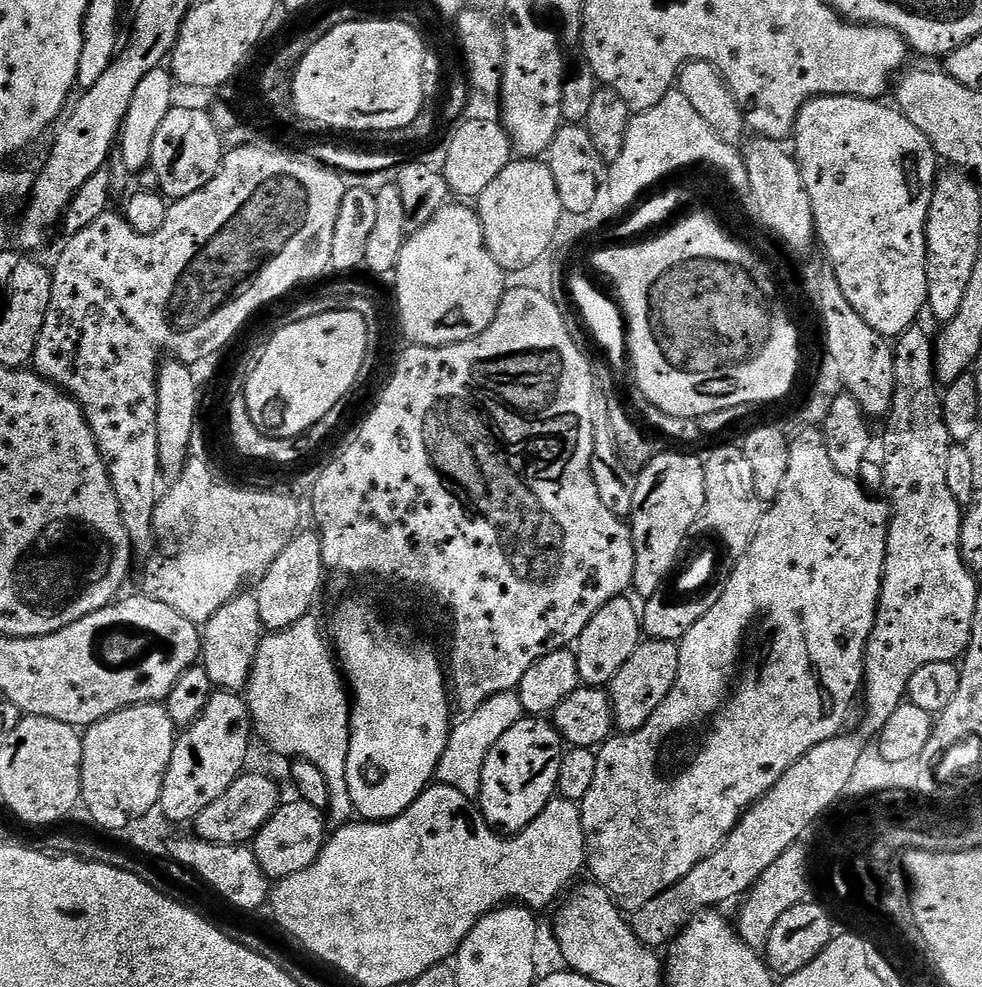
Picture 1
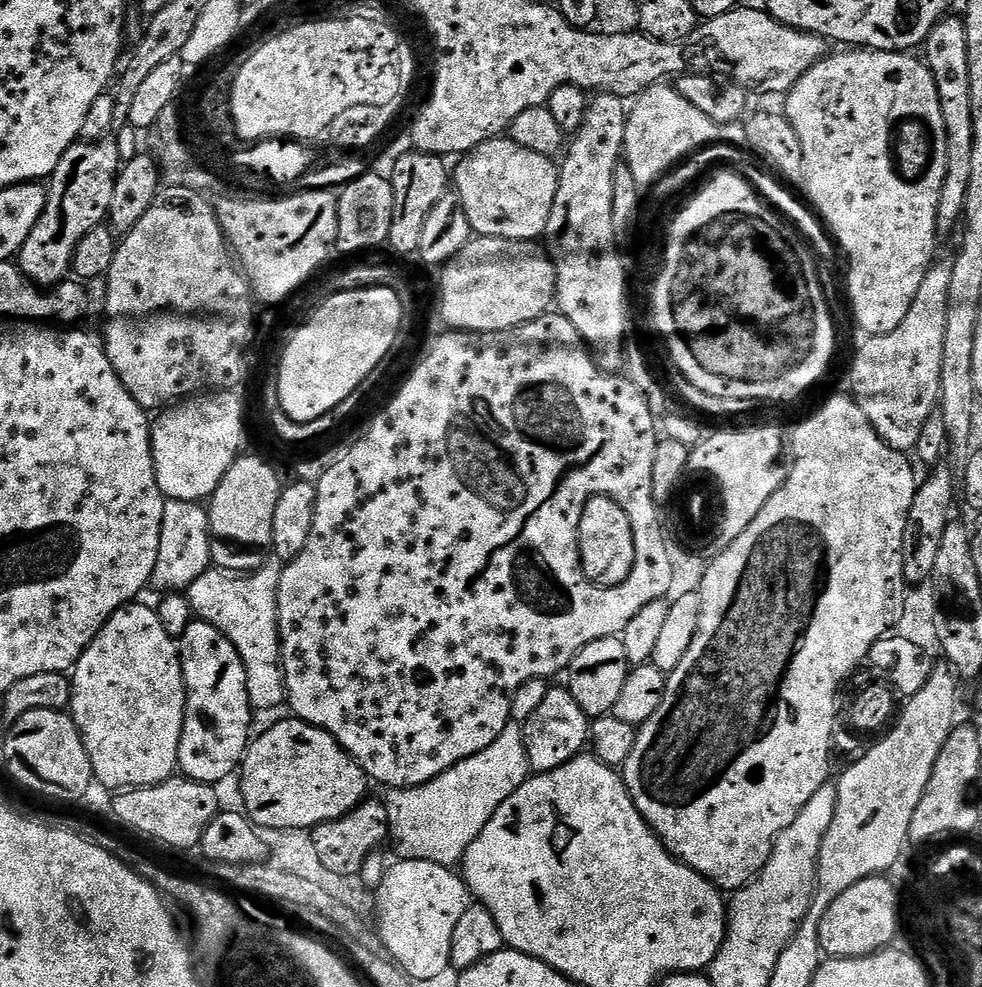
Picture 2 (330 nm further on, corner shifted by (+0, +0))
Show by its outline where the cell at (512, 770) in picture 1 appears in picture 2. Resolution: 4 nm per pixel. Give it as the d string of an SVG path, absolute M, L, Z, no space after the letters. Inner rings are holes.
M549 687L542 706L538 706L538 710L534 710L534 714L522 724L529 769L536 774L549 772L581 755L590 740L589 723L590 718L580 709L578 702L574 702L567 687Z

